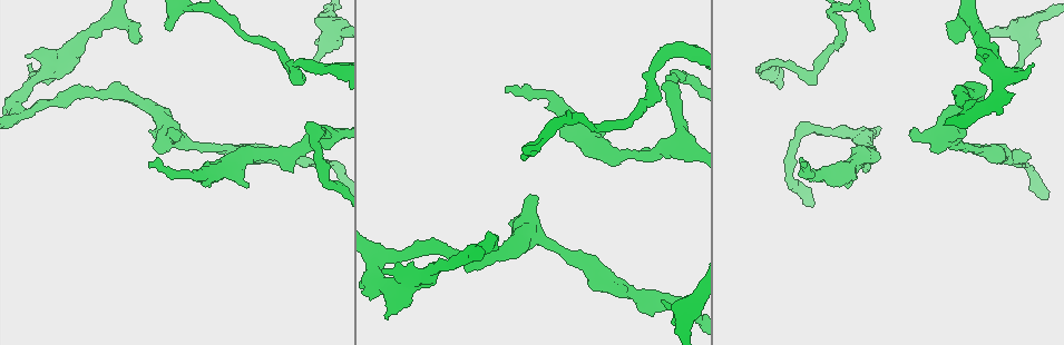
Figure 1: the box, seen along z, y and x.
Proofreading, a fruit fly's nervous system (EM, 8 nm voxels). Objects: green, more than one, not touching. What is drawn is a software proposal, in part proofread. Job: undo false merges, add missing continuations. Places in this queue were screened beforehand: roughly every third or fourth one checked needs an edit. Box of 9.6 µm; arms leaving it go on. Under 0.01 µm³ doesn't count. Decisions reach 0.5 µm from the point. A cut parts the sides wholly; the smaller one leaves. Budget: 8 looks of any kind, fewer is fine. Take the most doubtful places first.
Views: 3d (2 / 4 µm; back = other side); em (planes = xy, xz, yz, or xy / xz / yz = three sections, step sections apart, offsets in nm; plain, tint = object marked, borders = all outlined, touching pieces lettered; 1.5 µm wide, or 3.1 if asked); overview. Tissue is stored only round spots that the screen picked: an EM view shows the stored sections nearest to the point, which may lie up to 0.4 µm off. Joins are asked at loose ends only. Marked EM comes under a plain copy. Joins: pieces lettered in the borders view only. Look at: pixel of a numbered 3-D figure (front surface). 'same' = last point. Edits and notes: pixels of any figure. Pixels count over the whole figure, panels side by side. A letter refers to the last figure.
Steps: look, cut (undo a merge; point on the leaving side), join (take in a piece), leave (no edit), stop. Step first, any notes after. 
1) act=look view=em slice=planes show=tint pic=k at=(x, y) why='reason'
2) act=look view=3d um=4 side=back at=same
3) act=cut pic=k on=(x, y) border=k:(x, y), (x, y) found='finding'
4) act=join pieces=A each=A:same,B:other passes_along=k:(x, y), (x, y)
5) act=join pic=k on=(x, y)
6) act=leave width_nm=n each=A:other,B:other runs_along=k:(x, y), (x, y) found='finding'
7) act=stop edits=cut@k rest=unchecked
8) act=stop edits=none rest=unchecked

act=look view=3d um=4 pic=1 at=(306, 71)

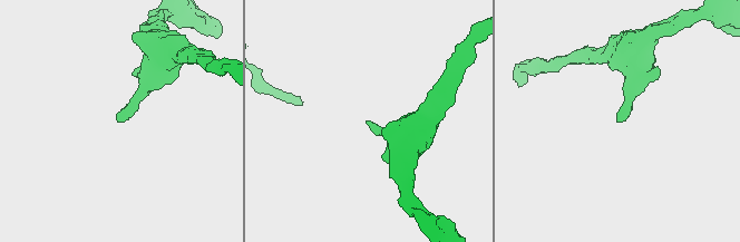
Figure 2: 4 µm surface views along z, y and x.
act=look view=em slice=yz step=8 show=borders pic=2 at=(617, 121) why='now the EM'

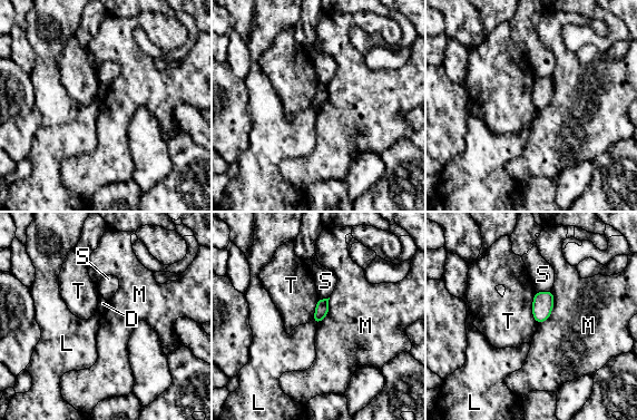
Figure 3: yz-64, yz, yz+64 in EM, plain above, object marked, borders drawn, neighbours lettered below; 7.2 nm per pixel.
act=leave each=D:other,L:other,M:other,S:other,T:other border=3:(535, 292), (532, 318), (538, 323) found='no lettered piece goes on from it'

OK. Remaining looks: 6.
act=look view=3d um=4 pic=1 at=(523, 156) why='free end'

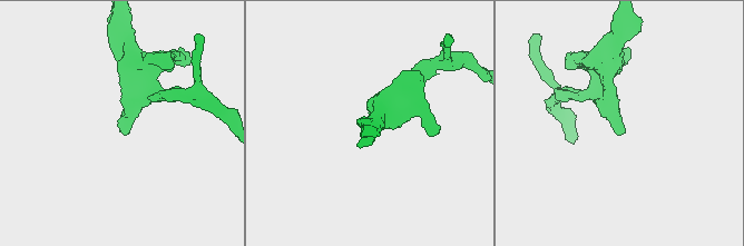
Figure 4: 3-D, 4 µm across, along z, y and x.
act=look view=em slice=planes show=borders pic=4 at=(124, 133)

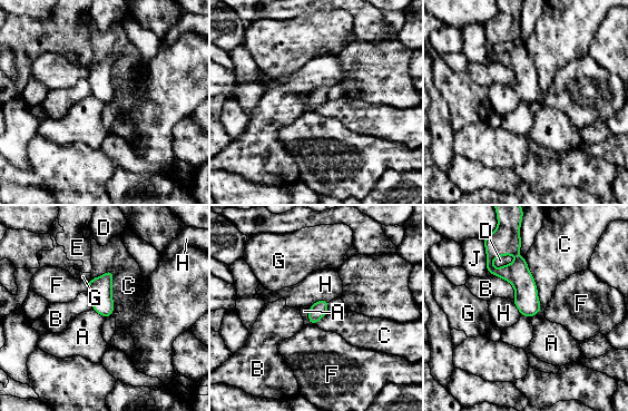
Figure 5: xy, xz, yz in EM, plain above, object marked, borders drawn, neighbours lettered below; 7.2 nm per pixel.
act=leave longest_contact=C:340nm each=A:other,B:other,C:other,D:other,E:other,F:other,G:other,H:other,J:other runs_along=5:(513, 247), (530, 313) found='no lettered piece goes on from it'

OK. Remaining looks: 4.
act=look view=em slice=planes show=borders pic=1 at=(247, 187) why='an open end'

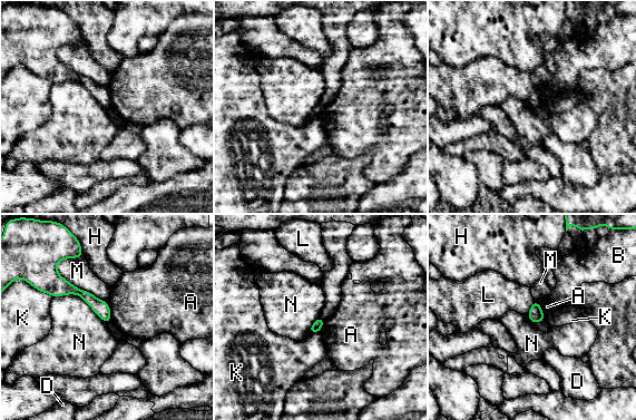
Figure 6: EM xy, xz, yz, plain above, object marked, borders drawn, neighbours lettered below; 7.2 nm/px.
act=leave longest_contact=M:440nm each=A:other,B:other,D:other,H:other,K:other,L:other,M:other,N:other found='no lettered piece goes on from it'

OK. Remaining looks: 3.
act=stop edits=none rest=unchecked

